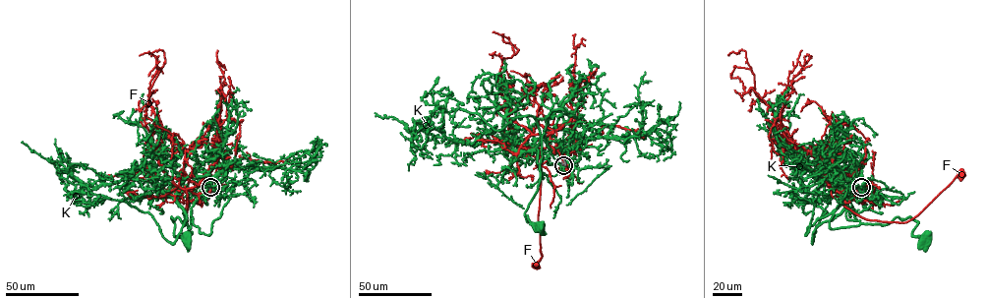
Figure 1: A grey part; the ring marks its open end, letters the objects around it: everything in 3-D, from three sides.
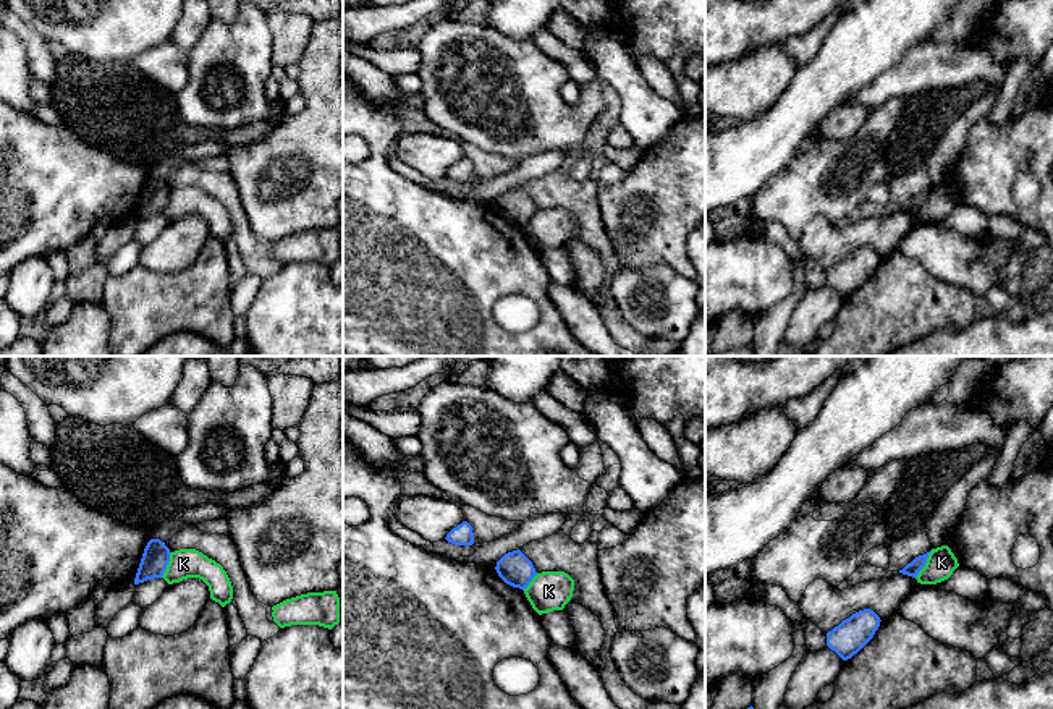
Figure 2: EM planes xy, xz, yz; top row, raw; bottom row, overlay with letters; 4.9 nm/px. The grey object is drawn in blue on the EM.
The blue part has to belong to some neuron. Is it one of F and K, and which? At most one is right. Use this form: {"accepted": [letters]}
{"accepted": []}

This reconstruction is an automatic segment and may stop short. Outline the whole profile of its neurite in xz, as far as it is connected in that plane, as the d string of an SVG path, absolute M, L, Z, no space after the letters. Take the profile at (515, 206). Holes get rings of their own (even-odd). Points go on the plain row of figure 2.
M518 186L505 191L495 204L498 214L510 223L526 227L537 212L532 199Z

